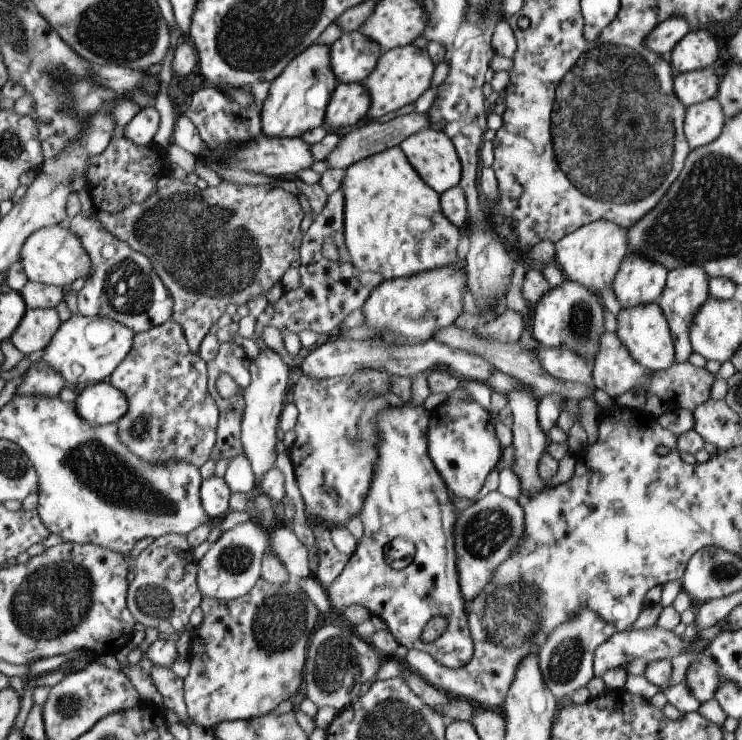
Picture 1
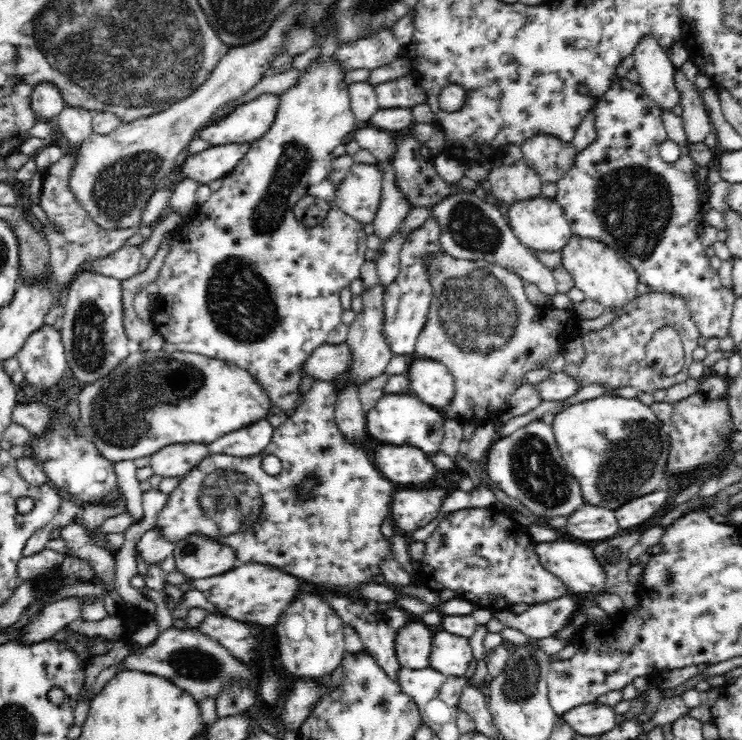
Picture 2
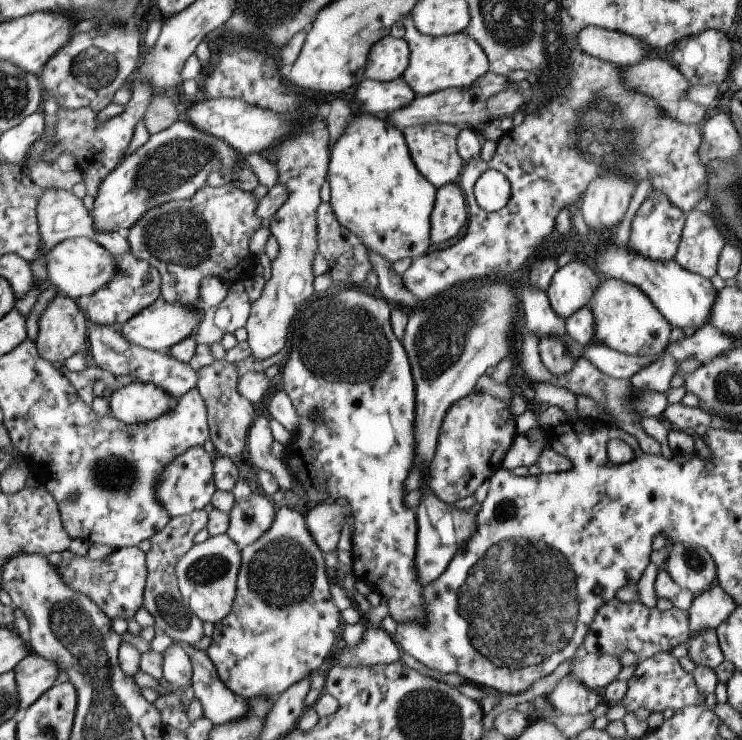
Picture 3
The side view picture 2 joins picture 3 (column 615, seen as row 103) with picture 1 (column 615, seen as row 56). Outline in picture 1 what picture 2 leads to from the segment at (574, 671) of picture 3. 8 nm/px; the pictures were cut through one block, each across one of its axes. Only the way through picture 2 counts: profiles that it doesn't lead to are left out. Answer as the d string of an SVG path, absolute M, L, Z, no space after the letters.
M657 624L640 630L626 630L614 633L608 640L598 645L593 656L593 671L595 676L601 677L607 670L622 668L627 665L631 659L643 658L648 663L660 659L670 659L683 653L687 653L692 661L698 660L699 657L707 650L707 646L720 633L721 625L711 626L698 632L697 637L690 642L684 640L674 631L666 630Z

